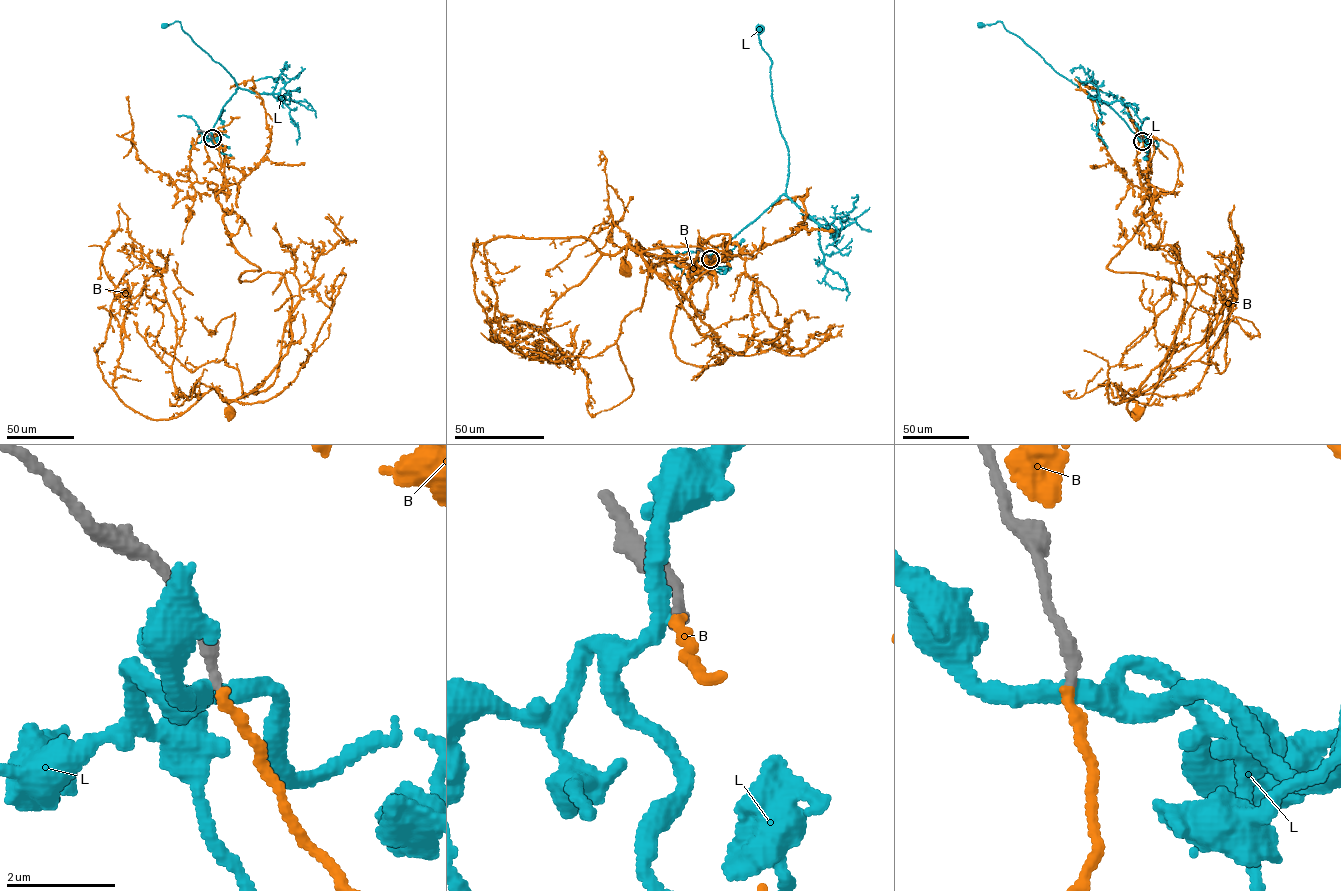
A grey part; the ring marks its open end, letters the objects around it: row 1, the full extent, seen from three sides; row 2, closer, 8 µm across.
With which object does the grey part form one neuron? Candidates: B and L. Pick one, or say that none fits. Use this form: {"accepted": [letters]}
{"accepted": ["B"]}

